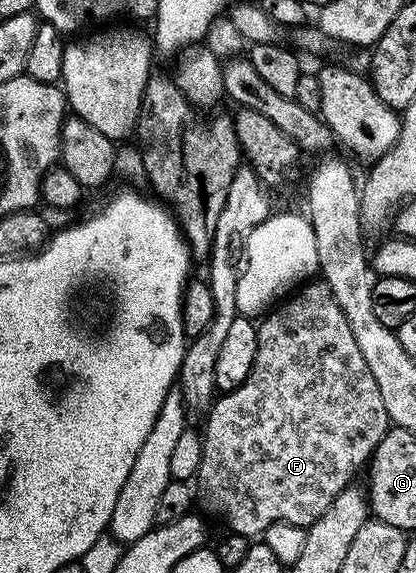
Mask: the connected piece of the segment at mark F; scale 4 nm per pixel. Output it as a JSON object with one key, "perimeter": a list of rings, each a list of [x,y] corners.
{"perimeter":[[[313,280],[302,285],[292,296],[286,297],[276,309],[266,313],[260,319],[257,339],[259,348],[255,348],[255,364],[251,364],[247,380],[243,380],[239,388],[224,391],[207,411],[209,419],[206,420],[205,430],[203,429],[201,434],[202,462],[195,475],[195,486],[197,482],[198,488],[201,489],[202,504],[211,513],[218,514],[229,525],[228,529],[232,533],[242,534],[250,540],[264,535],[265,530],[271,528],[271,524],[286,522],[308,528],[317,522],[319,516],[327,512],[331,500],[335,500],[335,496],[339,496],[339,492],[343,492],[346,486],[356,479],[353,477],[356,476],[357,469],[360,466],[362,469],[372,458],[375,448],[391,425],[387,408],[383,408],[383,396],[379,396],[379,384],[375,384],[375,376],[371,376],[371,368],[367,368],[367,360],[363,360],[363,352],[359,352],[359,344],[355,344],[355,332],[351,332],[347,316],[343,316],[331,288],[323,280]]]}

